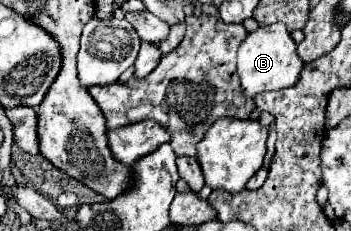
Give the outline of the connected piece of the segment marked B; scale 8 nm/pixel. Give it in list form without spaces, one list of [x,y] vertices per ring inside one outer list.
[[[276,22],[270,26],[260,26],[256,32],[248,34],[238,50],[238,76],[242,82],[242,92],[250,98],[268,90],[282,90],[294,86],[304,68],[304,62],[296,54],[296,42],[284,24]]]

